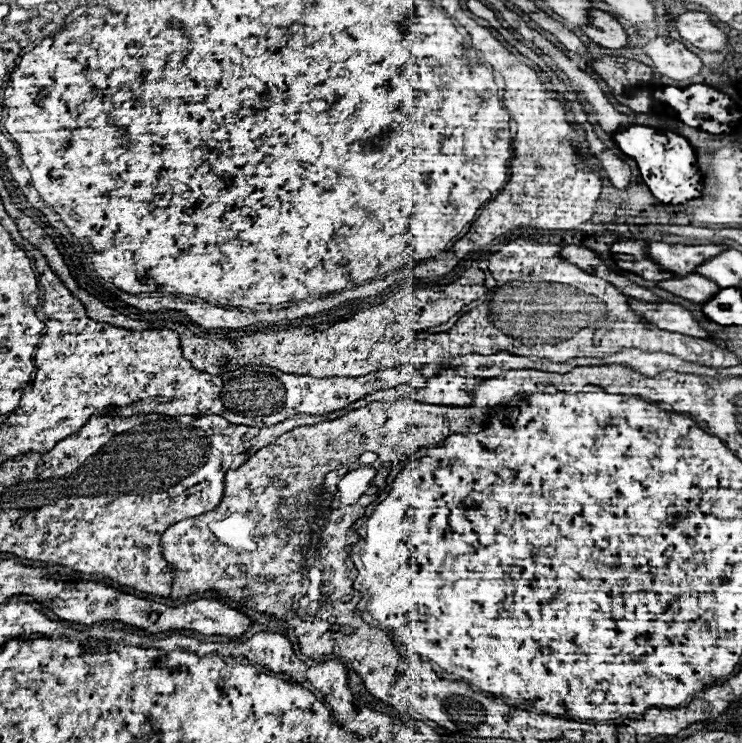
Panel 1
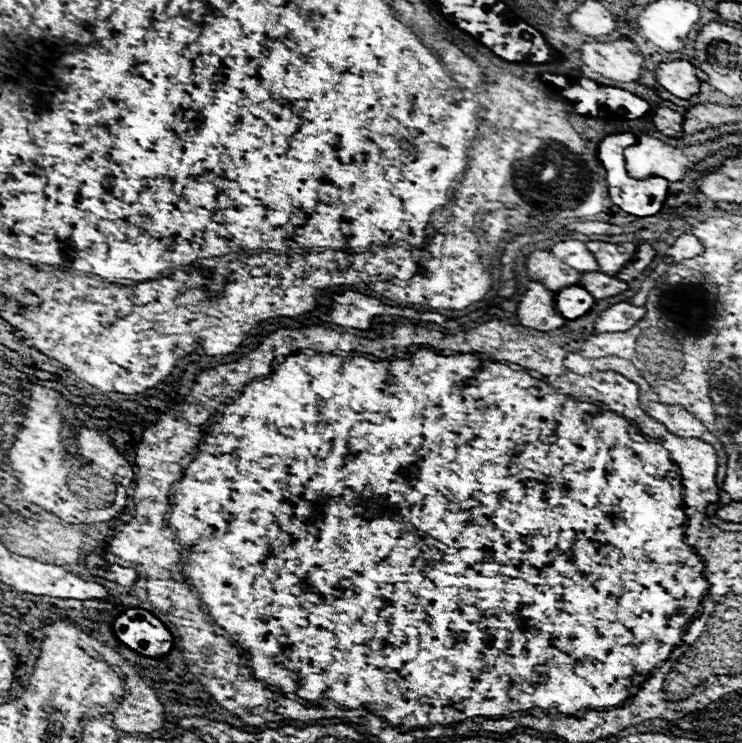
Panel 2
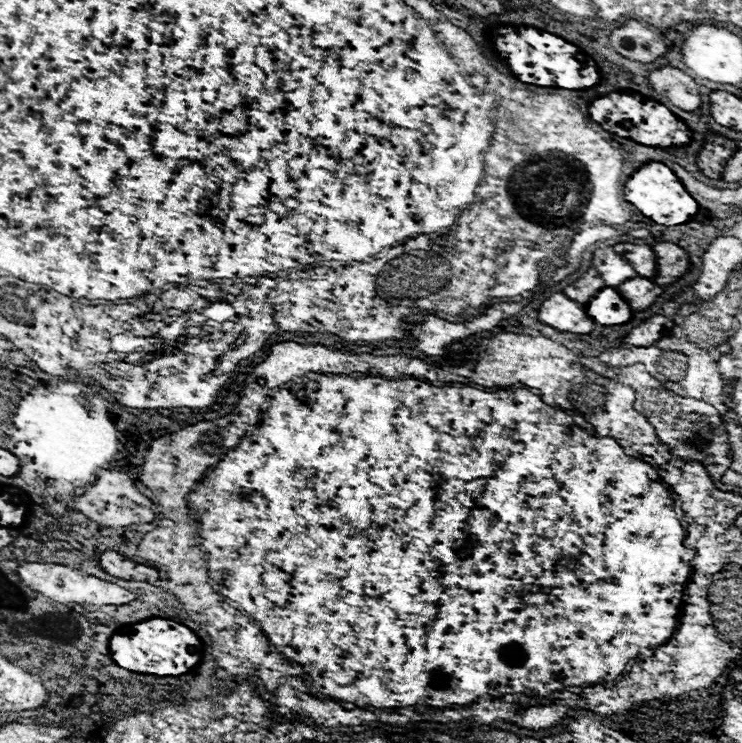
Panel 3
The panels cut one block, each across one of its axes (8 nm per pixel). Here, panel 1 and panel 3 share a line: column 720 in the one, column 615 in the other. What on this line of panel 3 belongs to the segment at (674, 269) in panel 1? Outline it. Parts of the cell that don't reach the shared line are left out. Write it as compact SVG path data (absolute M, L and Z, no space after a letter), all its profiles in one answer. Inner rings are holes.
M616 244L616 246L612 246L612 250L616 254L620 254L624 260L630 260L630 264L638 272L638 276L644 276L644 278L656 276L656 254L654 254L652 246L648 246L648 244L642 244L642 246Z

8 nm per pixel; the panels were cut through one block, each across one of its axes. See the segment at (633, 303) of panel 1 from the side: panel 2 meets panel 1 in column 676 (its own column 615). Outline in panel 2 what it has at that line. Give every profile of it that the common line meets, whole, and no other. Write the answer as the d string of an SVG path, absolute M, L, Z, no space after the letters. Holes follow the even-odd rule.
M620 302L620 304L610 306L608 310L604 310L598 316L594 330L598 334L606 334L606 332L626 332L632 326L636 326L644 316L646 316L646 308L644 306L632 306L628 302Z

